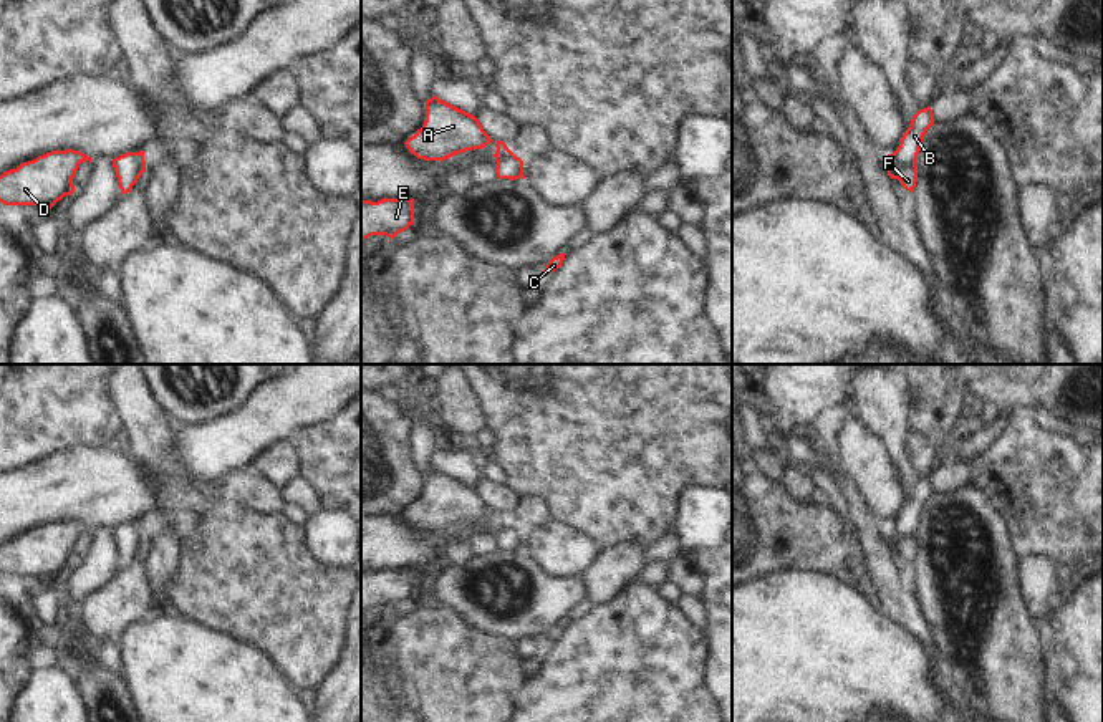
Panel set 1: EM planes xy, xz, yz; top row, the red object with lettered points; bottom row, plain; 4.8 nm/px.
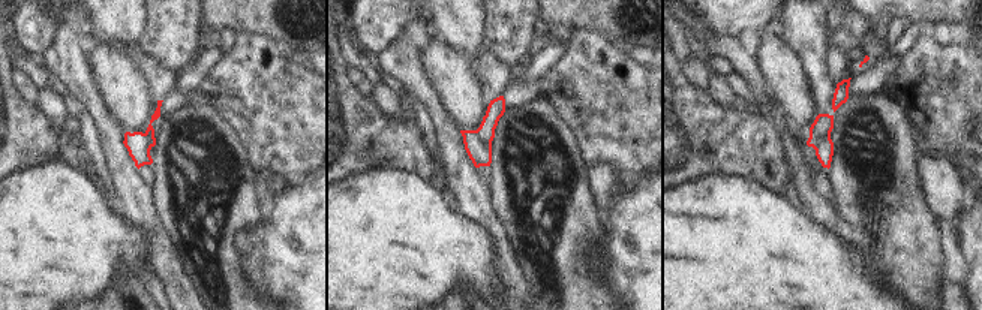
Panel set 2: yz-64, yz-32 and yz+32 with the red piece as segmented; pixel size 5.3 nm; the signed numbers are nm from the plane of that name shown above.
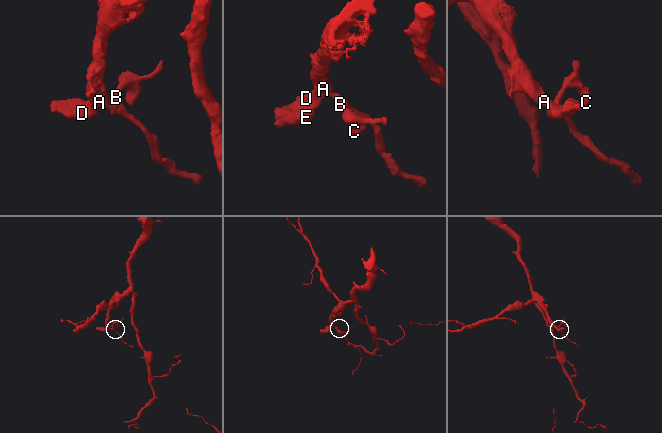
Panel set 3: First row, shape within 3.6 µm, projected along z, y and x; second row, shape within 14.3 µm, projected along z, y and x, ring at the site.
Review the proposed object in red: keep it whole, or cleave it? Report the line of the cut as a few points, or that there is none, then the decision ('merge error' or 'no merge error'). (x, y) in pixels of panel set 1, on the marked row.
cut yz (891, 154), (903, 164), (915, 164); merge error

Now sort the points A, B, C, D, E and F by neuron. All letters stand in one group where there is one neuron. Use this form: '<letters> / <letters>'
A D E F / B C

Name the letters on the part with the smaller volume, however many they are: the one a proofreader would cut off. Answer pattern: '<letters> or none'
B, C

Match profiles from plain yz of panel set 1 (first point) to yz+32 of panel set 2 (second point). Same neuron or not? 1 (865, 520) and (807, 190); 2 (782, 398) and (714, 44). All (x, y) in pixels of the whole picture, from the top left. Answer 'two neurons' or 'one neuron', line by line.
1: one neuron
2: two neurons

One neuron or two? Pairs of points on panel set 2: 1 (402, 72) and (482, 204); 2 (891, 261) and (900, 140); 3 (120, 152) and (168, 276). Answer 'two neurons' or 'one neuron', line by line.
1: one neuron
2: one neuron
3: one neuron

